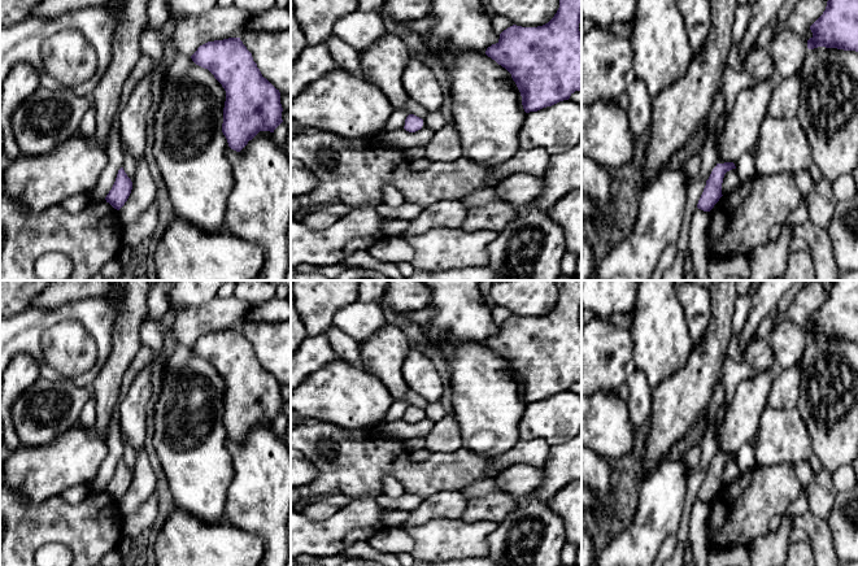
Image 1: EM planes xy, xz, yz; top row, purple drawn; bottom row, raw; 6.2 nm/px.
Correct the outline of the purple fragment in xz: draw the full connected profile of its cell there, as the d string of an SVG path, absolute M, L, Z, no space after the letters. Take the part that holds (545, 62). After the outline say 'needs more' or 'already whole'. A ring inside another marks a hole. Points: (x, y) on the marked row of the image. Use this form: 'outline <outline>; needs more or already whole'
outline M559 0L559 8L554 17L537 27L522 27L513 25L500 34L496 44L487 48L485 55L505 68L515 82L526 113L537 112L559 101L569 100L575 91L582 90L582 32L579 23L582 17L582 0Z; already whole

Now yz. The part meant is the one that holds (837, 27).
outline M828 0L823 14L810 26L813 36L807 40L807 48L837 48L858 52L858 0Z; already whole

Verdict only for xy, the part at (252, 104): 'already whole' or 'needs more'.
already whole

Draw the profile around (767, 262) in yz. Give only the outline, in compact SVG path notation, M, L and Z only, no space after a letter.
M793 226L784 227L775 241L761 245L750 253L748 257L749 280L784 280L787 260L791 253L789 241L794 228Z

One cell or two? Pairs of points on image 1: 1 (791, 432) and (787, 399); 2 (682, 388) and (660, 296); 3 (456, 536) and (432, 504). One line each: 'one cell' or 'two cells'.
1: two cells
2: two cells
3: two cells

